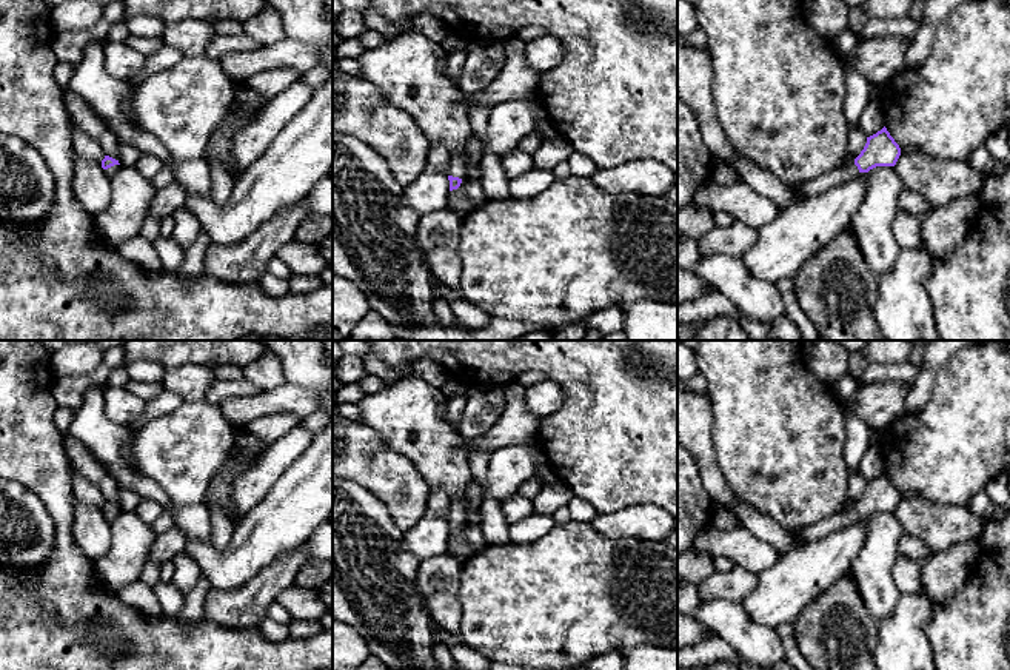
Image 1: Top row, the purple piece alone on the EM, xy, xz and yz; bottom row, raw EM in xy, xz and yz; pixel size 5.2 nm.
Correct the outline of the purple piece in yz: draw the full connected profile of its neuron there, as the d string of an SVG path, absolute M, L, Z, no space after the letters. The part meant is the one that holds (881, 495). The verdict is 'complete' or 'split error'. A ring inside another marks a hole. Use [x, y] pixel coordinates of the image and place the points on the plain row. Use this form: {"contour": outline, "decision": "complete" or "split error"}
{"contour": "M884 471L876 479L867 482L867 488L853 508L838 510L828 518L799 530L796 534L807 541L819 541L830 533L845 528L861 518L868 518L876 511L895 511L901 501L901 493Z", "decision": "split error"}

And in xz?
{"contour": "M465 494L448 496L450 510L446 514L450 525L450 536L457 534L462 528L462 522L467 519L467 501Z", "decision": "split error"}

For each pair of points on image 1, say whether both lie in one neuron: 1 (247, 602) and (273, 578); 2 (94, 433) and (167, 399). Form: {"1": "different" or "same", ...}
{"1": "same", "2": "different"}

